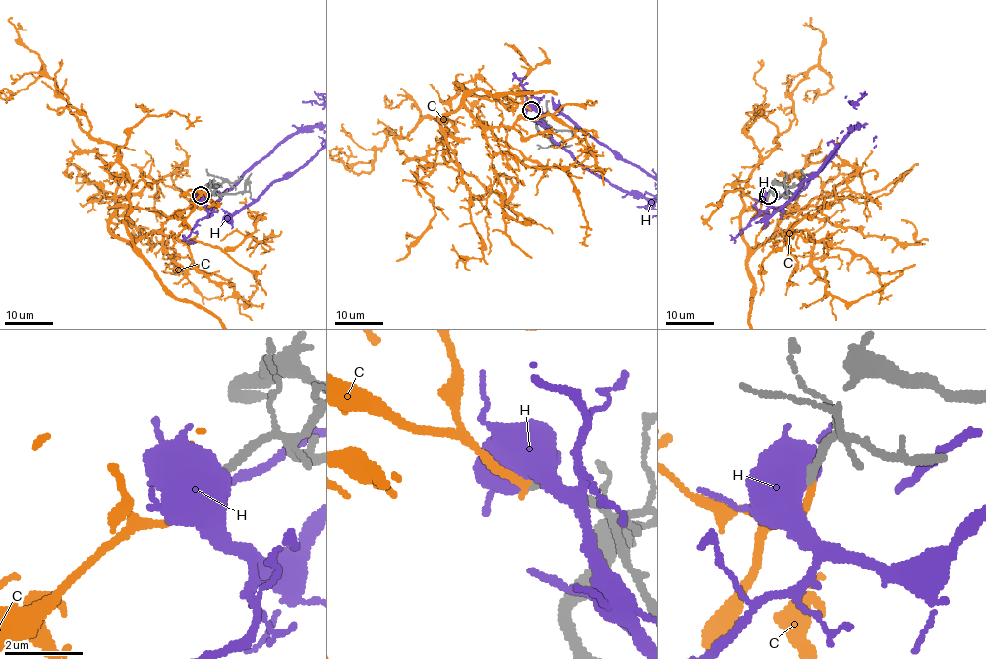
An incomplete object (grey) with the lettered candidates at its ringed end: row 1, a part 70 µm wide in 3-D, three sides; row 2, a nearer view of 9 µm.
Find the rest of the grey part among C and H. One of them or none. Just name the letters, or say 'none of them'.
C

